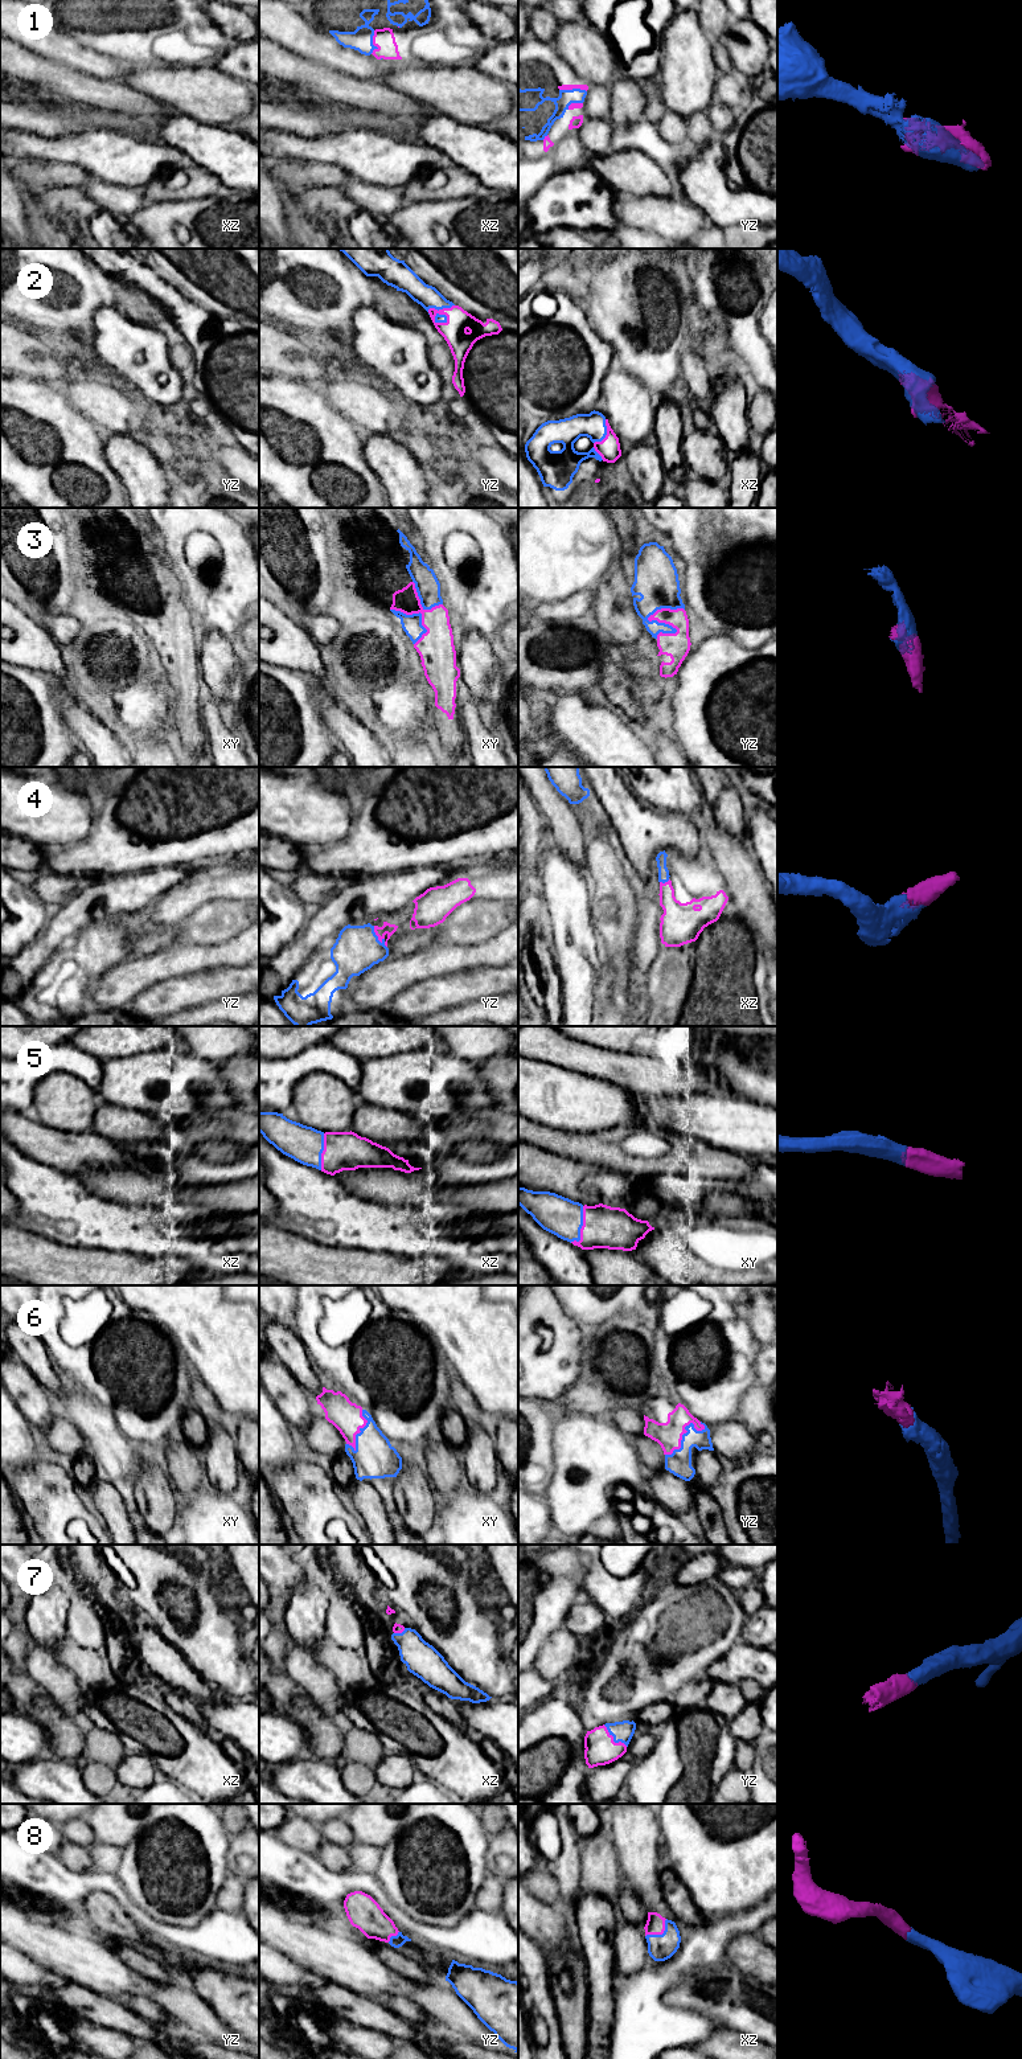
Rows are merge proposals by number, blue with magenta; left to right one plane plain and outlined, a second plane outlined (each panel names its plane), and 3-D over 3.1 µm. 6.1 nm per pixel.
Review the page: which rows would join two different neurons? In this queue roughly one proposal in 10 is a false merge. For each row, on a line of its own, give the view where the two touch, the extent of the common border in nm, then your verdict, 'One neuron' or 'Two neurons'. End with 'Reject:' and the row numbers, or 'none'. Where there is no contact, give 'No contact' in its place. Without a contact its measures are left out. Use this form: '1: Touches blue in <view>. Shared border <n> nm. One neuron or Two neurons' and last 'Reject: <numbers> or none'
1: Touches blue in xz. Shared border 150 nm. One neuron
2: Touches blue in xz. Shared border 170 nm. One neuron
3: Touches blue in yz. Shared border 260 nm. One neuron
4: Touches blue in yz. Shared border 160 nm. One neuron
5: Touches blue in xy. Shared border 240 nm. One neuron
6: Touches blue in yz. Shared border 300 nm. One neuron
7: Touches blue in yz. Shared border 200 nm. One neuron
8: Touches blue in xz. Shared border 170 nm. One neuron
Reject: none

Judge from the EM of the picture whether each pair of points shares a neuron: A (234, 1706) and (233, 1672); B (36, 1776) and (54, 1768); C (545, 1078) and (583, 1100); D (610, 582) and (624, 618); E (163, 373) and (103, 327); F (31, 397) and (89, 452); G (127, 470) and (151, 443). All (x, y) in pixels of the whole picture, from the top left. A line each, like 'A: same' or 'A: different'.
A: different
B: same
C: same
D: same
E: same
F: same
G: different

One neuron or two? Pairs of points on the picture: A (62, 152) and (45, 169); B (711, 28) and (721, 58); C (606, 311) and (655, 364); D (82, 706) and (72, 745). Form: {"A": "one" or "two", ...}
{"A": "two", "B": "one", "C": "one", "D": "two"}

